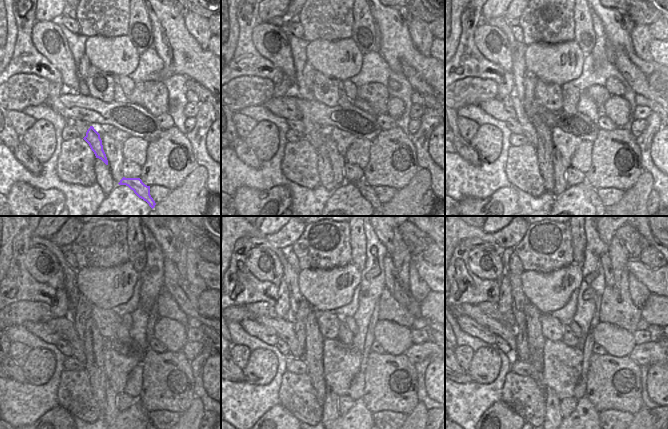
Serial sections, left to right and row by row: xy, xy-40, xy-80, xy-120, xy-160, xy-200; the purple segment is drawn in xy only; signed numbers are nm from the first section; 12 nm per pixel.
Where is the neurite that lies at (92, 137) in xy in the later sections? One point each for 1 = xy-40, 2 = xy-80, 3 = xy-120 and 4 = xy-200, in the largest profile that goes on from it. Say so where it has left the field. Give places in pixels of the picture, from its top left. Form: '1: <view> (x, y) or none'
1: xy-40 (310, 133)
2: xy-80 (528, 130)
3: xy-120 (63, 326)
4: xy-200 (493, 325)

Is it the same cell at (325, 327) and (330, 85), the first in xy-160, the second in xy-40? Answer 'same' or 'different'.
same

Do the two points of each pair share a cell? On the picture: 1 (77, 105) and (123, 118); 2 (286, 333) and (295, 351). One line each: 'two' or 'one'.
1: one
2: one

